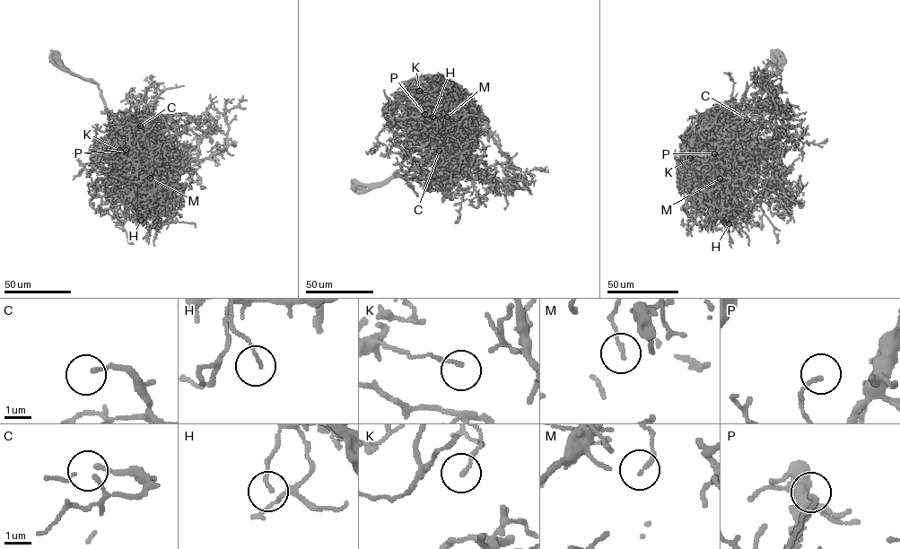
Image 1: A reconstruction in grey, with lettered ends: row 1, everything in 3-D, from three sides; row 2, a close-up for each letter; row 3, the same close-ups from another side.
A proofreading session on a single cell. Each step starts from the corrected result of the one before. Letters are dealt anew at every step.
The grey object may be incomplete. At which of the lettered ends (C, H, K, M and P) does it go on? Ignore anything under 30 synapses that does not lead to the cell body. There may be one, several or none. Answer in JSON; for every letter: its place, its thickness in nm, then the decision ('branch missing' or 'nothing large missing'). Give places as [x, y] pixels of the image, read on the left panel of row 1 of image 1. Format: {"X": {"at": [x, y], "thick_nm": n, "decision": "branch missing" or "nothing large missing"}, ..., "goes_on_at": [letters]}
{"C": {"at": [140, 126], "thick_nm": 130, "decision": "branch missing"}, "H": {"at": [141, 220], "thick_nm": 110, "decision": "nothing large missing"}, "K": {"at": [119, 150], "thick_nm": 140, "decision": "nothing large missing"}, "M": {"at": [150, 178], "thick_nm": 150, "decision": "nothing large missing"}, "P": {"at": [126, 150], "thick_nm": 130, "decision": "nothing large missing"}, "goes_on_at": ["C"]}

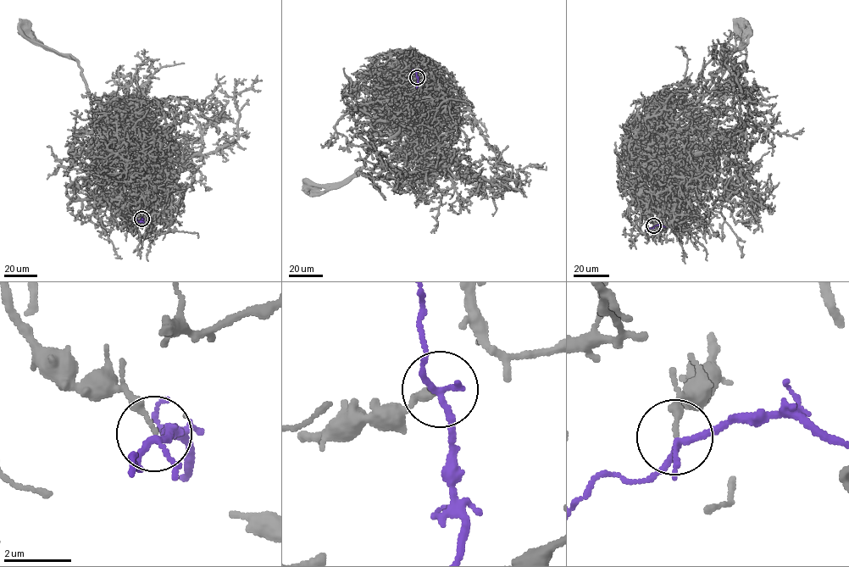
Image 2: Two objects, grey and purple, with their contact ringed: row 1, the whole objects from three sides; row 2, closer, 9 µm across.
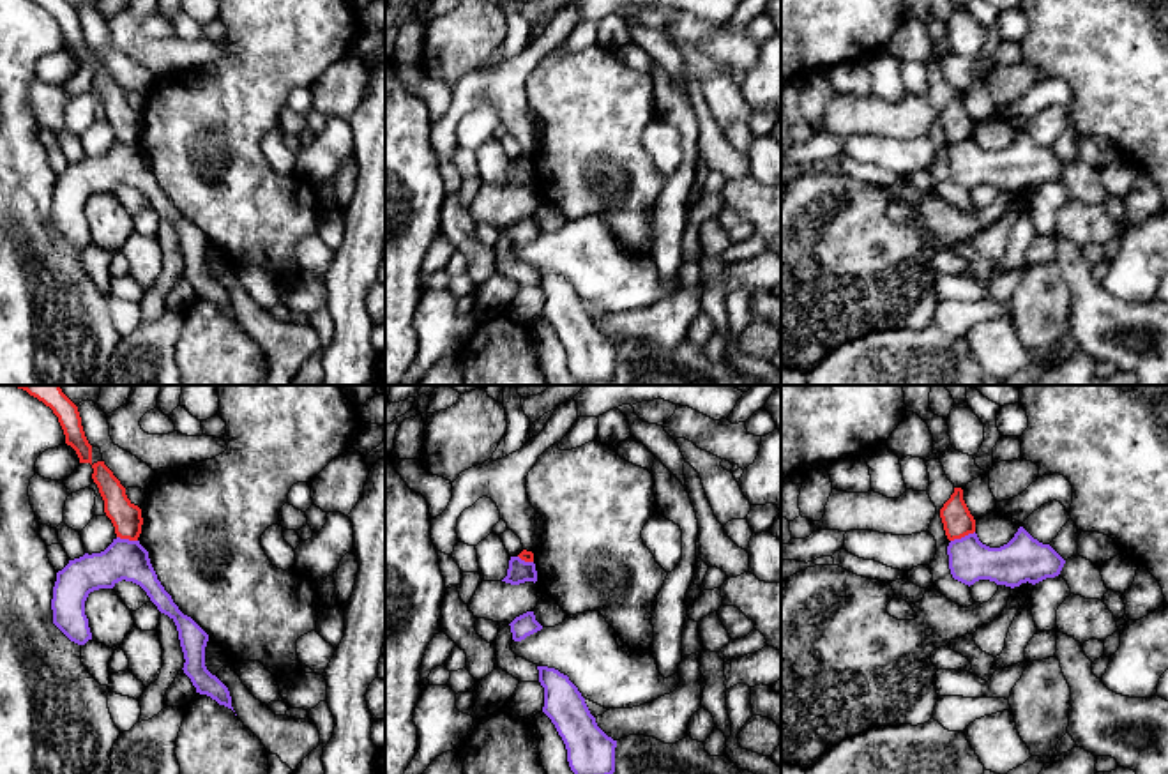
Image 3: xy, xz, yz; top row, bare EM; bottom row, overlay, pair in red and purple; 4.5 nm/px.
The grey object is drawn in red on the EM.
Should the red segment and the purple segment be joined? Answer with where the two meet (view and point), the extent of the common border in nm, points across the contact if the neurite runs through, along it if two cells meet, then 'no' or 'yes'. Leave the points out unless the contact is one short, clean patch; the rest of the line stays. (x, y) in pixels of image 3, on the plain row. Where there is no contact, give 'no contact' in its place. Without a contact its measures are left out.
yz (962, 140) | 120 nm | along yz (974, 135), (951, 145) | no

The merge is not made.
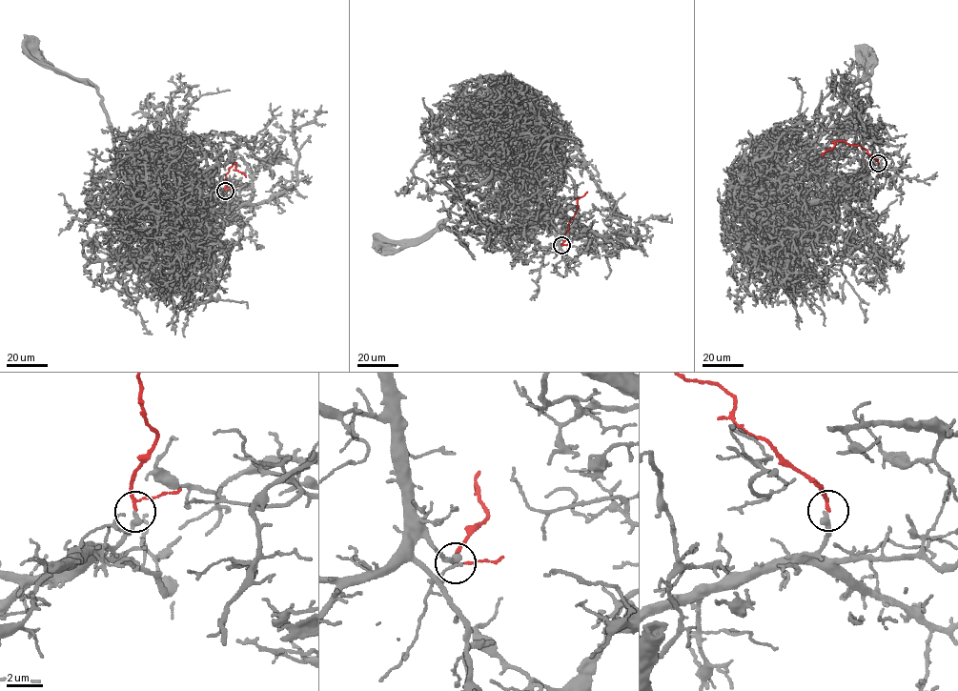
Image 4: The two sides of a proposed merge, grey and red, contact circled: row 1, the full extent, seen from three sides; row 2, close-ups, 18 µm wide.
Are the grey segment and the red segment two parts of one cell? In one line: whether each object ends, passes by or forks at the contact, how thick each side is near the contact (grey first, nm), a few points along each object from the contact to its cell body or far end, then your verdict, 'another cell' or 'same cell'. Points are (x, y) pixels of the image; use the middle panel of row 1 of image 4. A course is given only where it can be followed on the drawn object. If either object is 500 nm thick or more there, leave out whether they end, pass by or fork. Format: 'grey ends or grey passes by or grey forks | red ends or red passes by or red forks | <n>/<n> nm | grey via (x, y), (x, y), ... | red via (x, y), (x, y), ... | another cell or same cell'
grey ends | red passes by | 360/140 nm | grey via (561, 245), (532, 142), (500, 121), (466, 144), (439, 227), (389, 246), (376, 235) | red via (561, 245), (578, 207), (577, 200), (587, 192) | another cell

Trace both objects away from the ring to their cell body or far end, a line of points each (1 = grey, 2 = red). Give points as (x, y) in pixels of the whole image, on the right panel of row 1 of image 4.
1: (878, 164), (823, 201), (775, 213), (762, 202), (862, 78), (867, 58), (855, 46)
2: (878, 163), (866, 149), (843, 140), (835, 141), (822, 156)

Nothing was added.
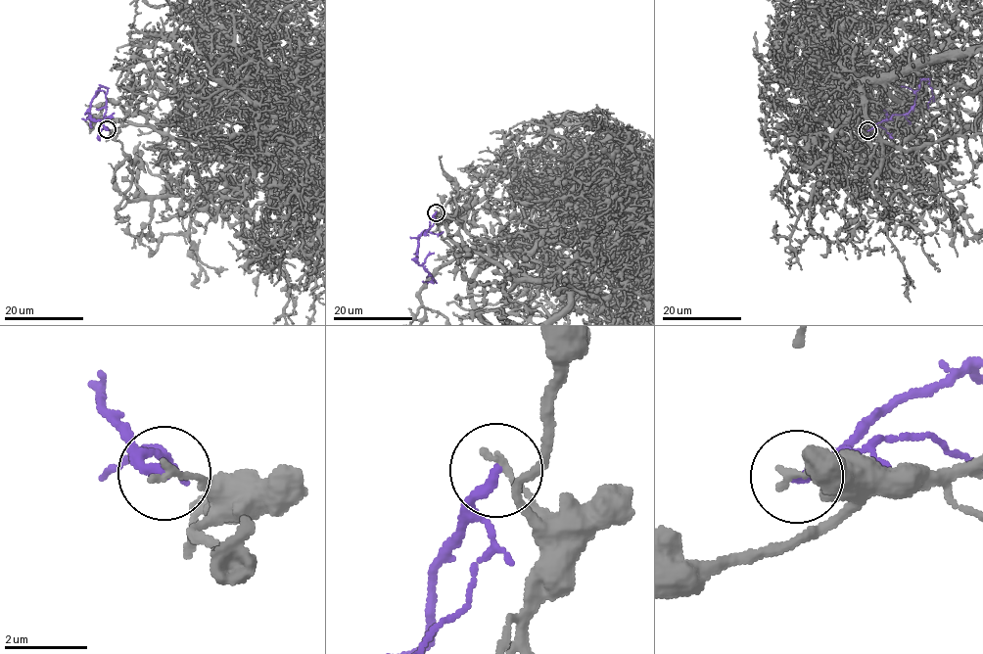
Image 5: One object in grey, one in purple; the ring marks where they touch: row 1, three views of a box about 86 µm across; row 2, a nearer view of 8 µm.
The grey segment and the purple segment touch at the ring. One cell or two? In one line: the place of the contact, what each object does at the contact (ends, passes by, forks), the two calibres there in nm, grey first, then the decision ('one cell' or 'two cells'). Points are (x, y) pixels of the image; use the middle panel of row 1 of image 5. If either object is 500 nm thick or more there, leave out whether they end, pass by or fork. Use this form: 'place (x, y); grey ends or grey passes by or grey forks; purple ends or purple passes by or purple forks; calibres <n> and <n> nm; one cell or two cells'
place (436, 212); grey ends; purple ends; calibres 200 and 280 nm; two cells

